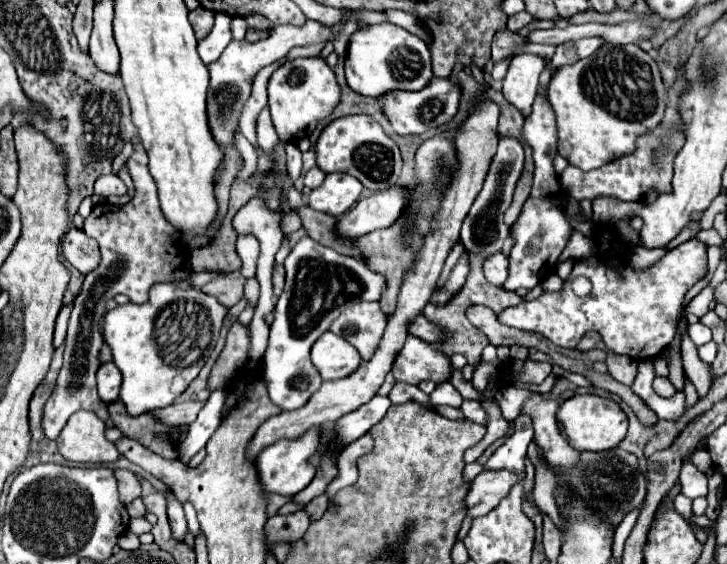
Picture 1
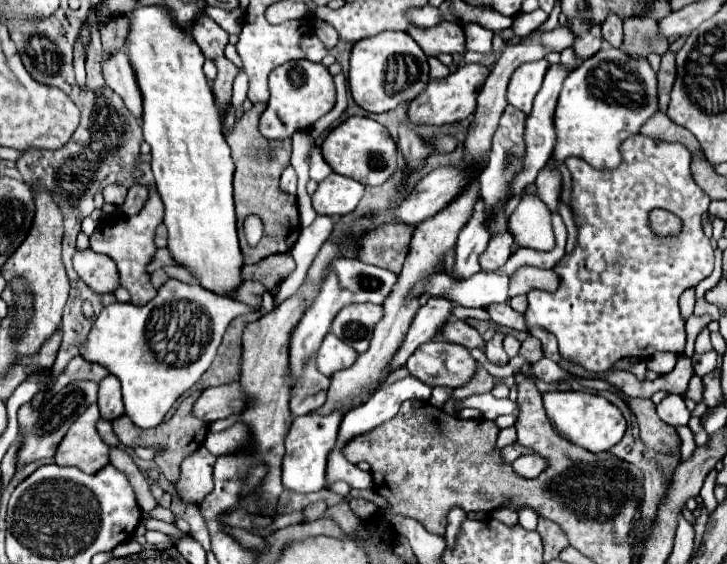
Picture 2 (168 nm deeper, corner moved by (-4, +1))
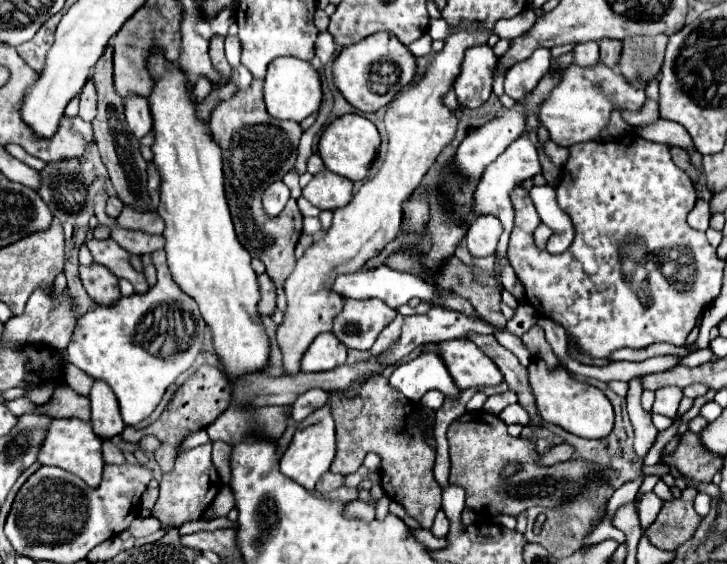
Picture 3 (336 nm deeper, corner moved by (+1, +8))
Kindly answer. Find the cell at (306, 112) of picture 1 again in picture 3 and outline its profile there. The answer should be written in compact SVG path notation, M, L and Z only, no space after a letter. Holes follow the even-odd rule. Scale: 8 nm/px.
M282 56L272 60L268 64L268 72L264 78L264 102L272 118L302 122L310 114L318 112L322 102L322 86L318 70L310 62L298 60L294 56Z

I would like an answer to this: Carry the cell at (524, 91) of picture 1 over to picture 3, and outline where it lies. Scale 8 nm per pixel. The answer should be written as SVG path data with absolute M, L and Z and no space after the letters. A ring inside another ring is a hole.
M538 48L530 58L516 62L504 76L504 92L514 100L524 100L550 70L550 50Z

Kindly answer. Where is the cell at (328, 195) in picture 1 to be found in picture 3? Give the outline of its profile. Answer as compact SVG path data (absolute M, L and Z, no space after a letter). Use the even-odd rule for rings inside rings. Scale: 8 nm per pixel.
M324 170L310 180L310 184L302 190L302 196L320 210L336 210L348 204L352 198L352 186L352 180Z

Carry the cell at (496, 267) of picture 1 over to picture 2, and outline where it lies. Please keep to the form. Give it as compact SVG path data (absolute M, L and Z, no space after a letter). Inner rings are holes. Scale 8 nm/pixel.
M499 233L499 235L491 237L487 249L479 257L481 269L483 271L497 271L499 267L503 267L511 255L511 245L513 245L511 233Z

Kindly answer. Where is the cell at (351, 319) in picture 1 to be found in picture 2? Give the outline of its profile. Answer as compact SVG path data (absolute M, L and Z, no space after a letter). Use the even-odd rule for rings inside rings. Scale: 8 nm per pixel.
M353 303L343 307L333 319L331 331L357 353L369 349L373 327L381 321L383 307L375 303Z

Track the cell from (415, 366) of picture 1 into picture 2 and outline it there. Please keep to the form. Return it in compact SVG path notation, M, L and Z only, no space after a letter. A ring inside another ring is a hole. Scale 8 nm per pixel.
M429 341L409 357L407 365L411 375L429 383L443 387L463 387L477 373L477 361L463 345L447 341Z

